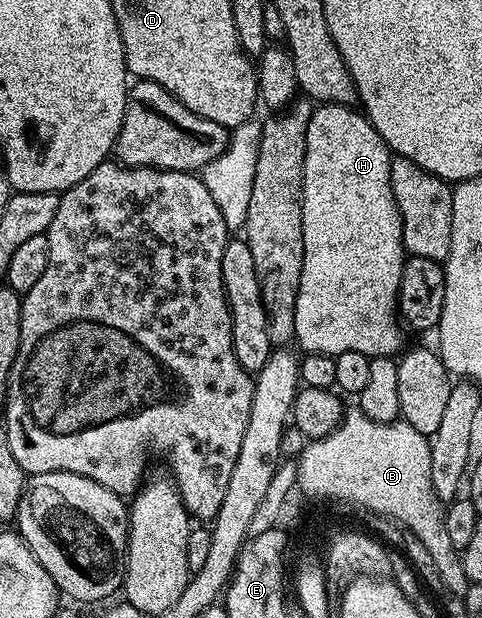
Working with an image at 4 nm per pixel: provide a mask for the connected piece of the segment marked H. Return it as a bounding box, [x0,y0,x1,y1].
[294,102,405,359]

